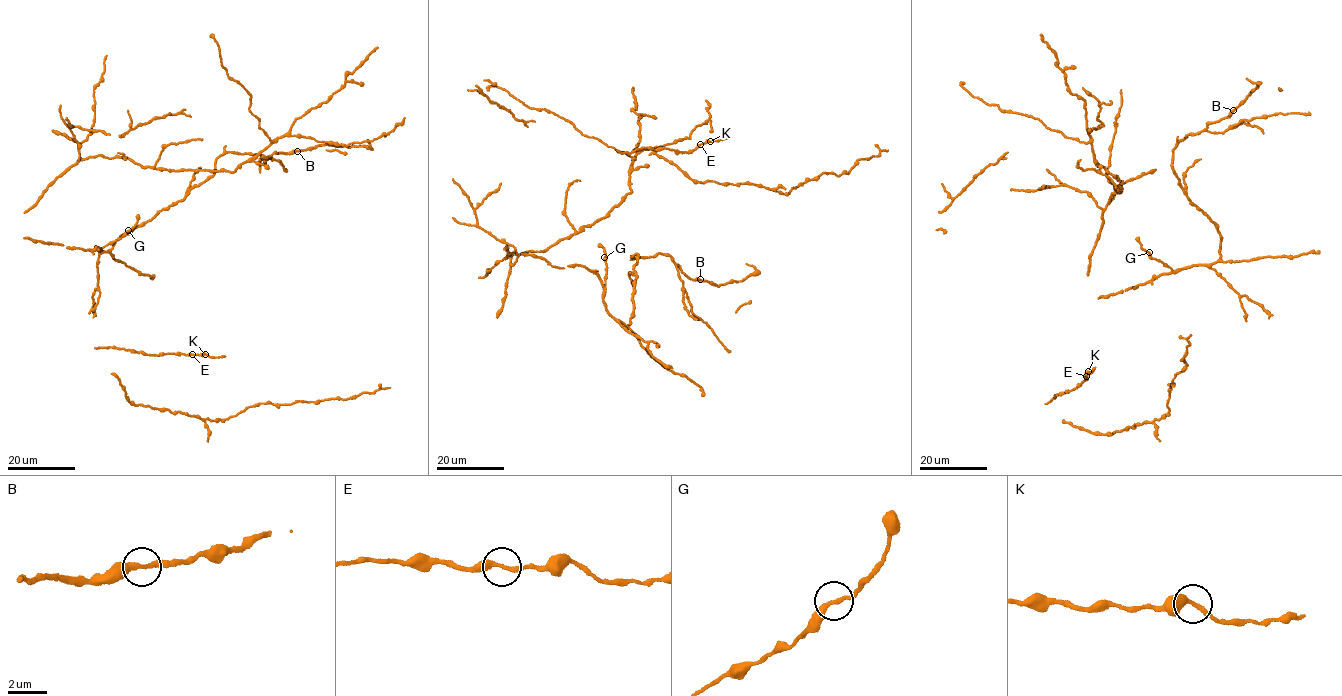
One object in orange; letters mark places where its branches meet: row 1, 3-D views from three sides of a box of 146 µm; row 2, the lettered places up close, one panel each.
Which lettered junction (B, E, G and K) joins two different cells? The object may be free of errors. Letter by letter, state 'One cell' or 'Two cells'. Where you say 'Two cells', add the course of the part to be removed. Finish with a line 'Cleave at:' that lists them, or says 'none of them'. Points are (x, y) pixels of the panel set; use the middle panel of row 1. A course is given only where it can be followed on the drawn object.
B: One cell
E: One cell
G: One cell
K: One cell
Cleave at: none of them

